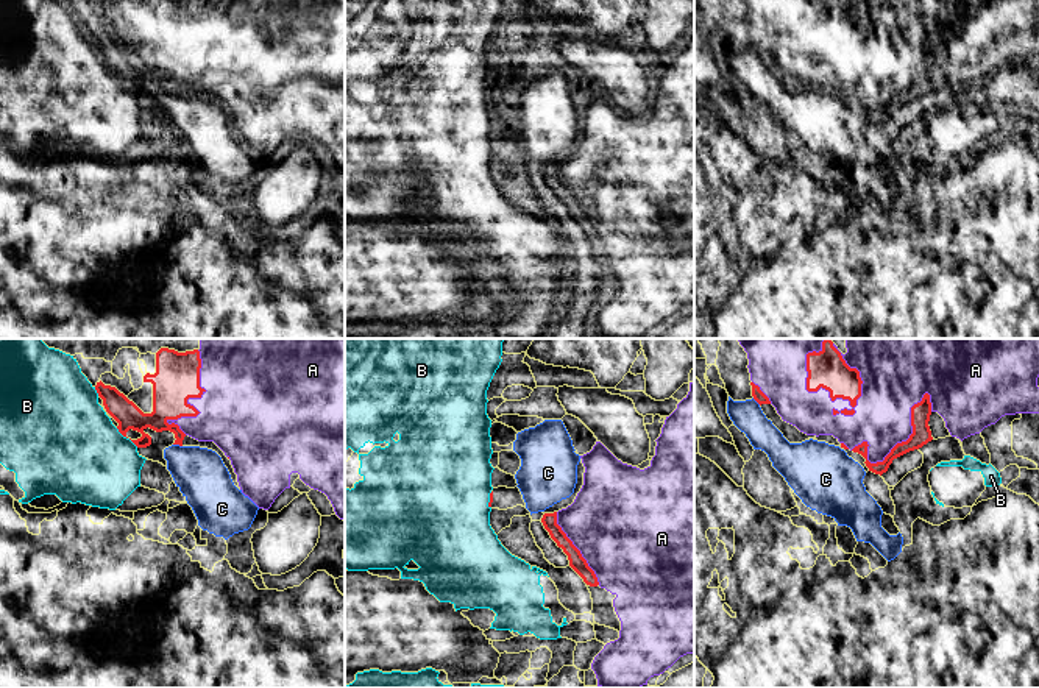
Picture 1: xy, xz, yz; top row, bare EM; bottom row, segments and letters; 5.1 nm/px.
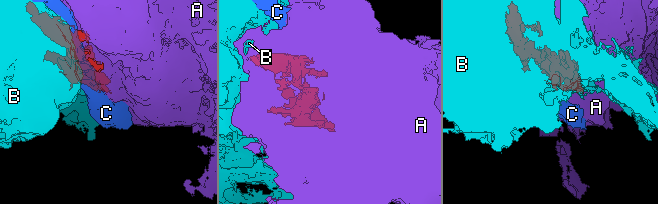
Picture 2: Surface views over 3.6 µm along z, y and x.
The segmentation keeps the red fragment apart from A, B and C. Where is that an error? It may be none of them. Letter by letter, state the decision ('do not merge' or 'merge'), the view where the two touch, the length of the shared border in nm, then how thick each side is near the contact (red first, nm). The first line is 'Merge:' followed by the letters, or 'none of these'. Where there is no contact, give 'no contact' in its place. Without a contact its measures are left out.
Merge: A
A: merge; meets red in yz; contact 420 nm long; 200 nm thick on the red side, 300 nm on the other
B: do not merge; meets red in xy; contact 160 nm long; 140 nm thick on the red side, 460 nm on the other
C: do not merge; meets red in xy; contact 50 nm long; 180 nm thick on the red side, 260 nm on the other

